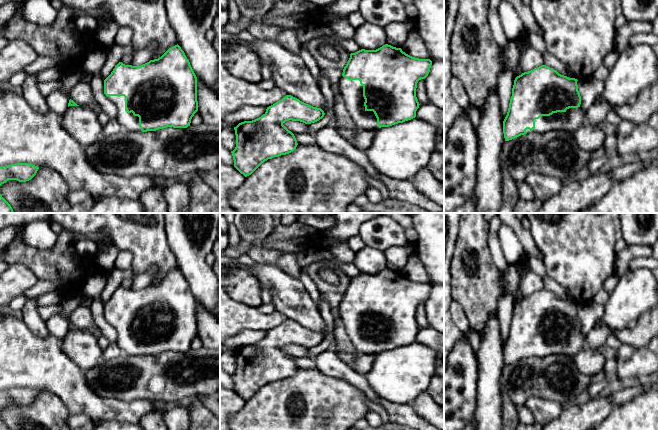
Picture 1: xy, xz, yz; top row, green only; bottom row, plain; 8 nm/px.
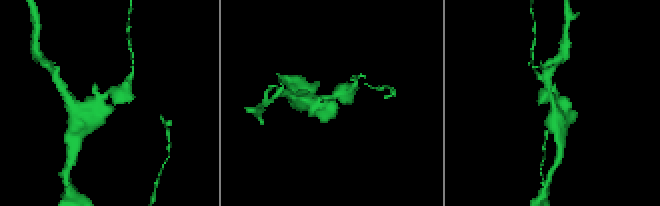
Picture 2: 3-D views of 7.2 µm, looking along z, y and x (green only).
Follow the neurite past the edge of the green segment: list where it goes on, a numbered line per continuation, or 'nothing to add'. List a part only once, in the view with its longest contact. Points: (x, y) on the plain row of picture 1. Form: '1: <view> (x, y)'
1: xy (128, 345)

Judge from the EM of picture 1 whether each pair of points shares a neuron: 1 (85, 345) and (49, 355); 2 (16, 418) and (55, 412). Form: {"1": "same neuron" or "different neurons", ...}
{"1": "different neurons", "2": "same neuron"}

